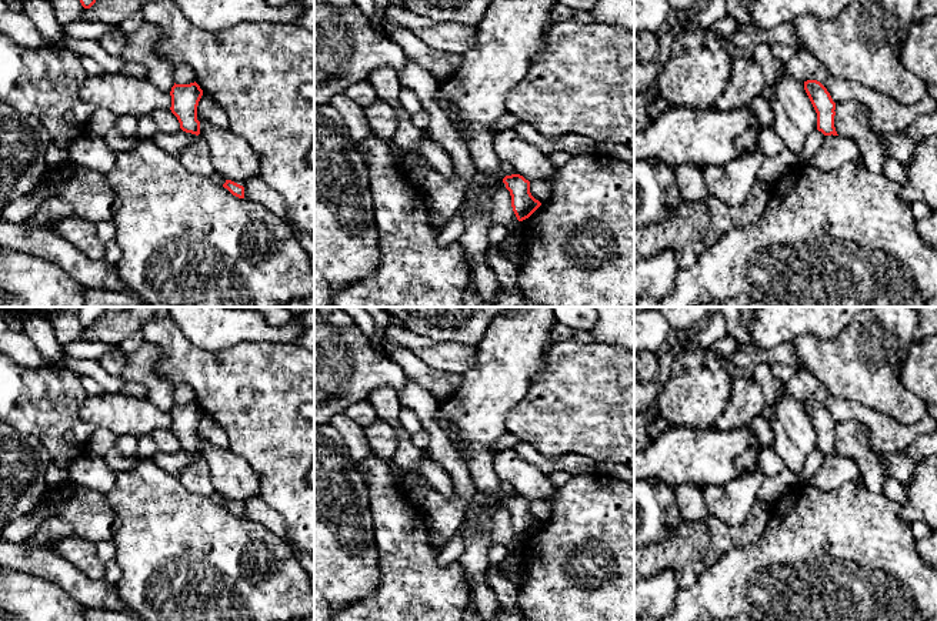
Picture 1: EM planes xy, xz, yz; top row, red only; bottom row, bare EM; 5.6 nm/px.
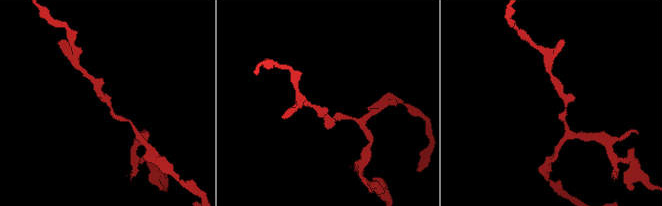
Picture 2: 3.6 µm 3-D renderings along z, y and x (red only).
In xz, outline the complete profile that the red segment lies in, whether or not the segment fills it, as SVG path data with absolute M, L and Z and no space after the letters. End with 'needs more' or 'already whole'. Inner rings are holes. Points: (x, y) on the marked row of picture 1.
M506 176L503 183L510 191L511 207L518 221L528 218L541 206L541 203L531 196L530 181L523 176Z; already whole

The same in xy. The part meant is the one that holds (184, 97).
M194 81L190 84L176 84L171 87L171 113L177 117L180 128L186 133L200 134L200 121L197 120L197 106L203 90Z; already whole

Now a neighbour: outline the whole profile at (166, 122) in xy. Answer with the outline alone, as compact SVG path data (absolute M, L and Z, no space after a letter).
M159 110L151 114L154 123L157 124L157 130L166 134L179 133L180 123L177 117L171 113L171 110Z

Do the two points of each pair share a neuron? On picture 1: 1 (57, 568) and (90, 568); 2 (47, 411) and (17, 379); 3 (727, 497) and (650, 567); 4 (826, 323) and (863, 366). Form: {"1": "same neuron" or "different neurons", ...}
{"1": "different neurons", "2": "same neuron", "3": "different neurons", "4": "different neurons"}

